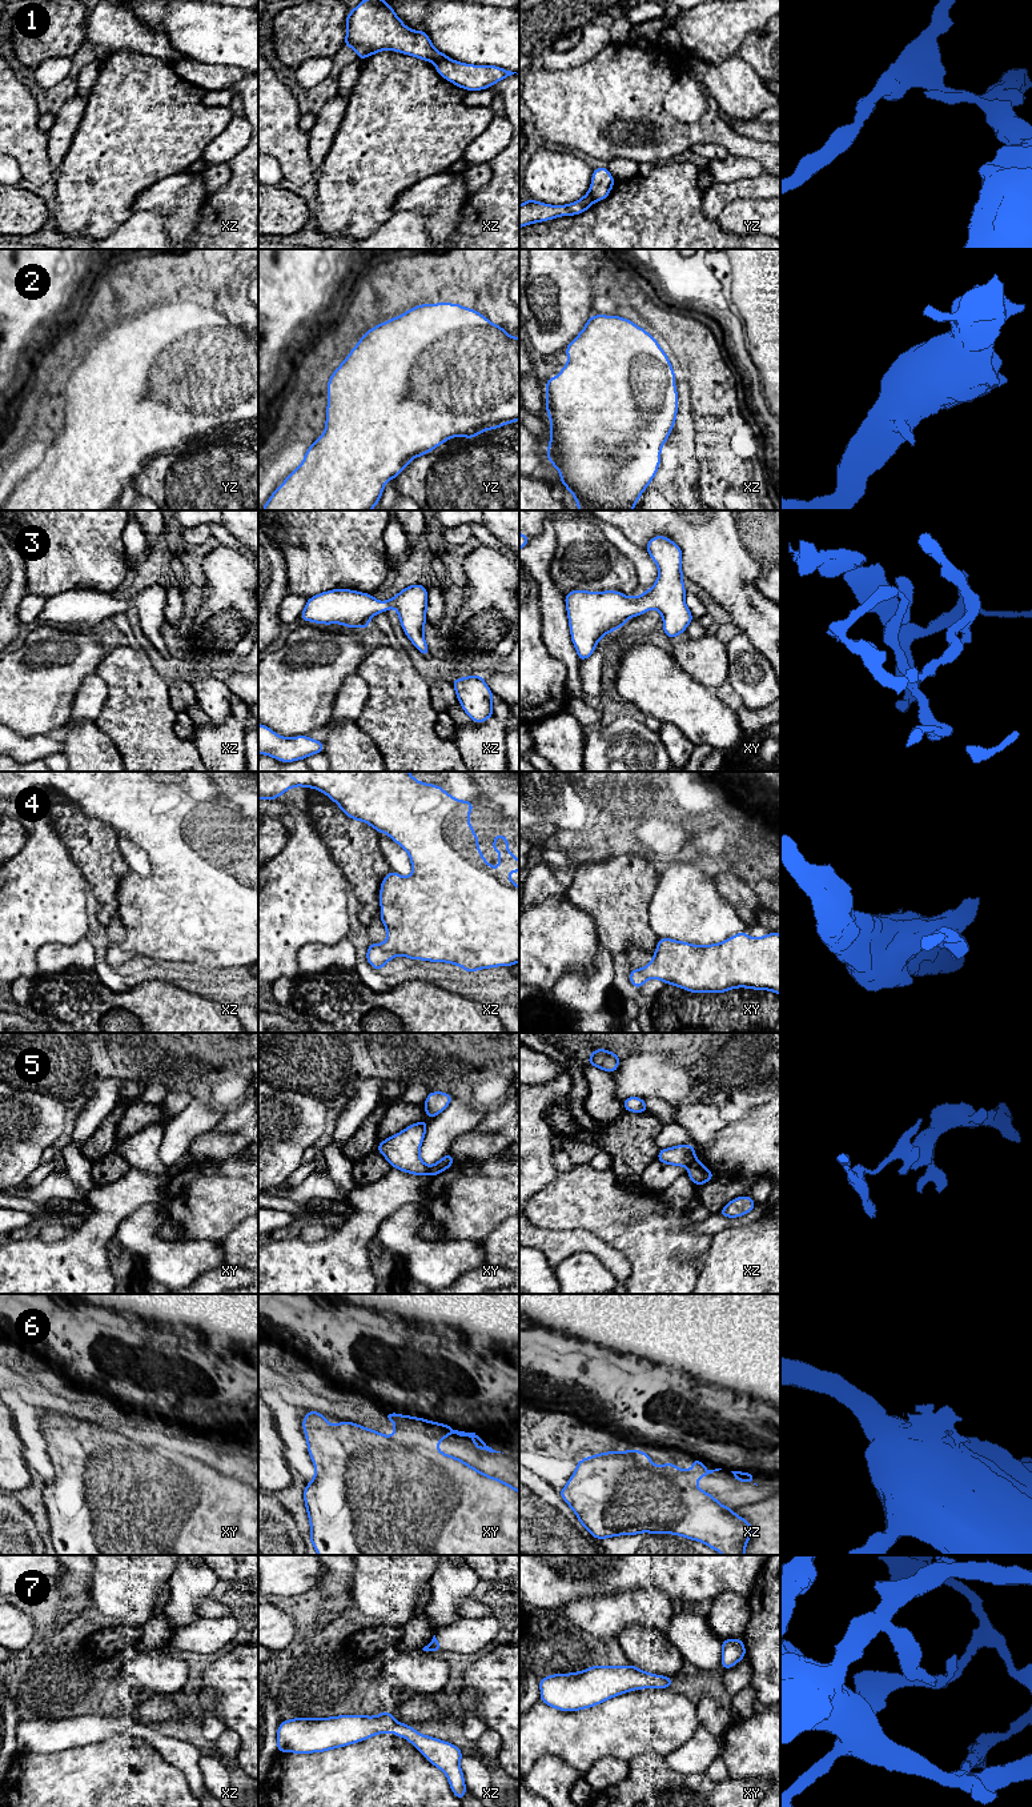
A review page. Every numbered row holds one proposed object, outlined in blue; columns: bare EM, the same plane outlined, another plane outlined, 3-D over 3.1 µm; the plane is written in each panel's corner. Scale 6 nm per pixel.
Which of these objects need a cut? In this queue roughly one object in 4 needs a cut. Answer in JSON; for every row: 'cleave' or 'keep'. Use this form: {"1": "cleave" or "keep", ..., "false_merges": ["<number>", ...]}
{"1": "cleave", "2": "keep", "3": "keep", "4": "keep", "5": "cleave", "6": "cleave", "7": "keep", "false_merges": ["1", "5", "6"]}

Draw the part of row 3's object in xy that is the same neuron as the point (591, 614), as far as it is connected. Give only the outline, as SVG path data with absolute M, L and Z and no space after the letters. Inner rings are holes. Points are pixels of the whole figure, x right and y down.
M655 536L645 549L656 564L659 576L652 588L639 597L627 597L615 590L571 590L563 596L579 662L594 653L603 636L650 609L660 612L663 630L670 640L683 633L694 620L684 602L687 592L683 586L682 548L668 537Z

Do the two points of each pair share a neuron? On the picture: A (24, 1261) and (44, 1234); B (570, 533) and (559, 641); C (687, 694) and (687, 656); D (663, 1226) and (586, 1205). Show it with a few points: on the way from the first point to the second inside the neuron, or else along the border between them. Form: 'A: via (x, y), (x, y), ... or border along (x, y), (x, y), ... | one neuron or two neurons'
A: border along (71, 1234), (52, 1242), (37, 1239) | two neurons
B: border along (549, 567), (553, 584), (563, 595) | two neurons
C: border along (671, 653), (690, 676), (714, 690) | two neurons
D: via (645, 1226), (605, 1207) | one neuron

